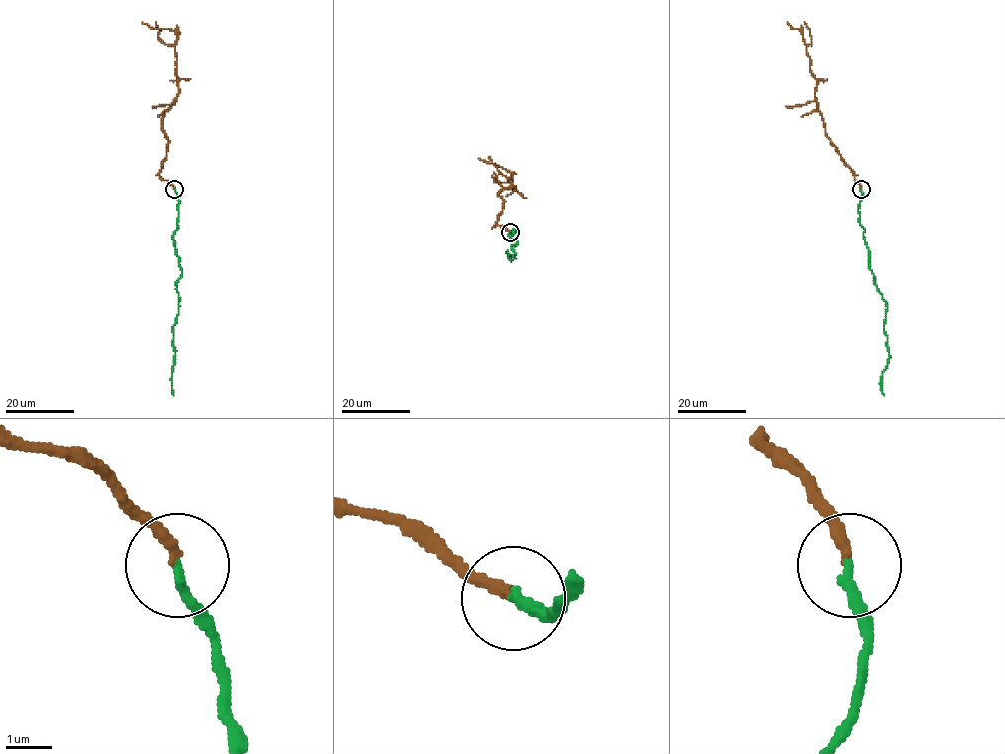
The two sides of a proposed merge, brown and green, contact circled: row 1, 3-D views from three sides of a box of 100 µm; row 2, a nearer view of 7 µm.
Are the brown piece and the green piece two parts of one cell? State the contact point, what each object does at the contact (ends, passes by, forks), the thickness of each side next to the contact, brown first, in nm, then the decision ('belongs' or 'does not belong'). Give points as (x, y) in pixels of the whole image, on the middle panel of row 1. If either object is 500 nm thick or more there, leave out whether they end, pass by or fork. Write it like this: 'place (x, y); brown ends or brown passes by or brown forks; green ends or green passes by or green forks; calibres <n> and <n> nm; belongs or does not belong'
place (510, 232); brown ends; green ends; calibres 240 and 200 nm; belongs

